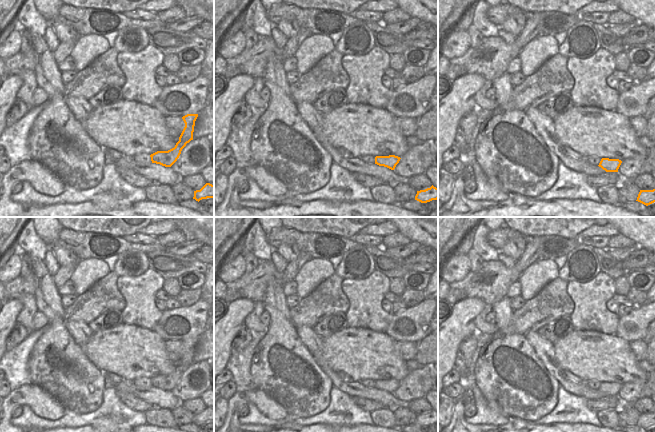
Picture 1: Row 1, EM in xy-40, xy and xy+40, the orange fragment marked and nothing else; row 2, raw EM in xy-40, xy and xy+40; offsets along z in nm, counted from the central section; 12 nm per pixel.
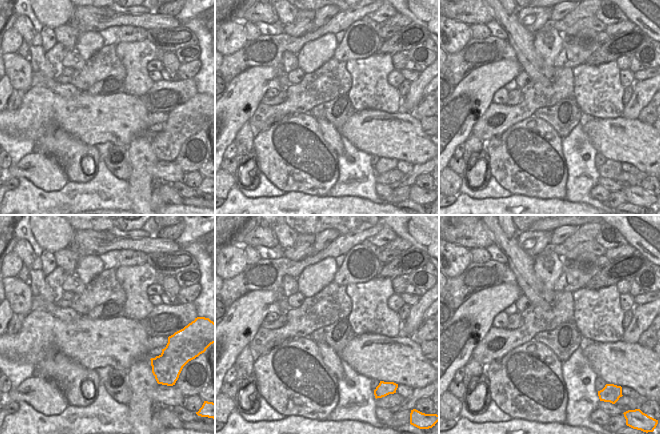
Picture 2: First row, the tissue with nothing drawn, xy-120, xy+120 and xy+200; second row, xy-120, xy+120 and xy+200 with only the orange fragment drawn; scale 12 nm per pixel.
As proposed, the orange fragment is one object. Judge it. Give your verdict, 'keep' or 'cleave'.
keep

